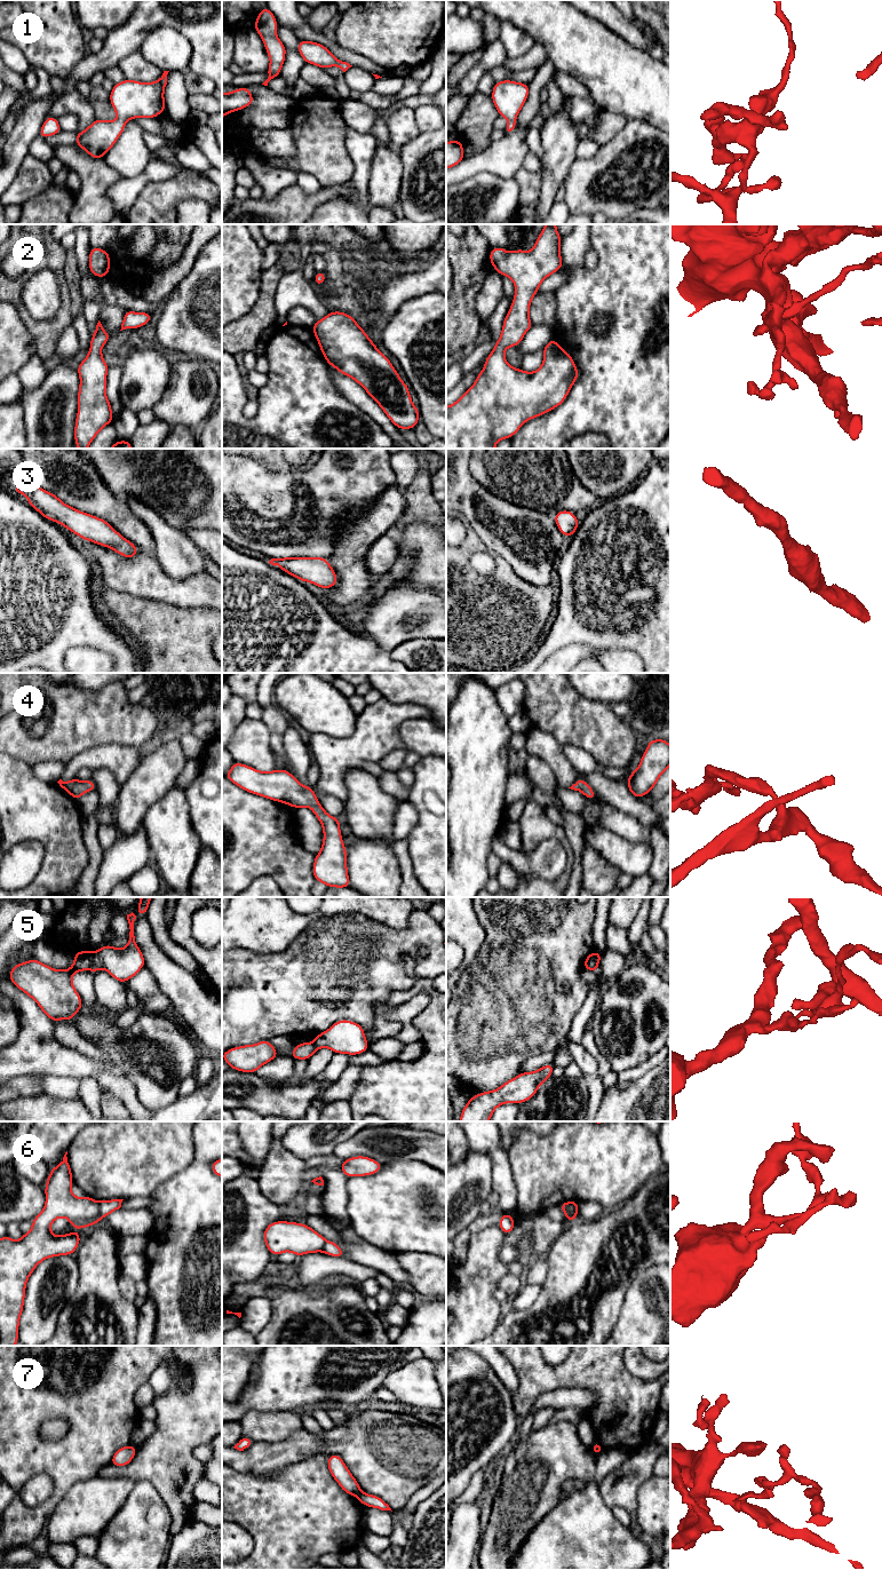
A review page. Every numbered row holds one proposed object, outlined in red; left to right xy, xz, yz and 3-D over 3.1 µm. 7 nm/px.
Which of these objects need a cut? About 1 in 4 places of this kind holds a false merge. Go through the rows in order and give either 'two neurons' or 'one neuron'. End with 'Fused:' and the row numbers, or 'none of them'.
1: one neuron
2: one neuron
3: one neuron
4: one neuron
5: two neurons
6: two neurons
7: two neurons
Fused: 5, 6, 7

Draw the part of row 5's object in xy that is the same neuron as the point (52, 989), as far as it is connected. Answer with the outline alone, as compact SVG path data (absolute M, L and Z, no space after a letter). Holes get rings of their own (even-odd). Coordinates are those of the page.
M74 952L73 965L64 970L54 969L32 957L27 962L15 965L9 980L32 998L51 1022L72 1021L82 1008L72 976L82 970L92 970L92 952Z

